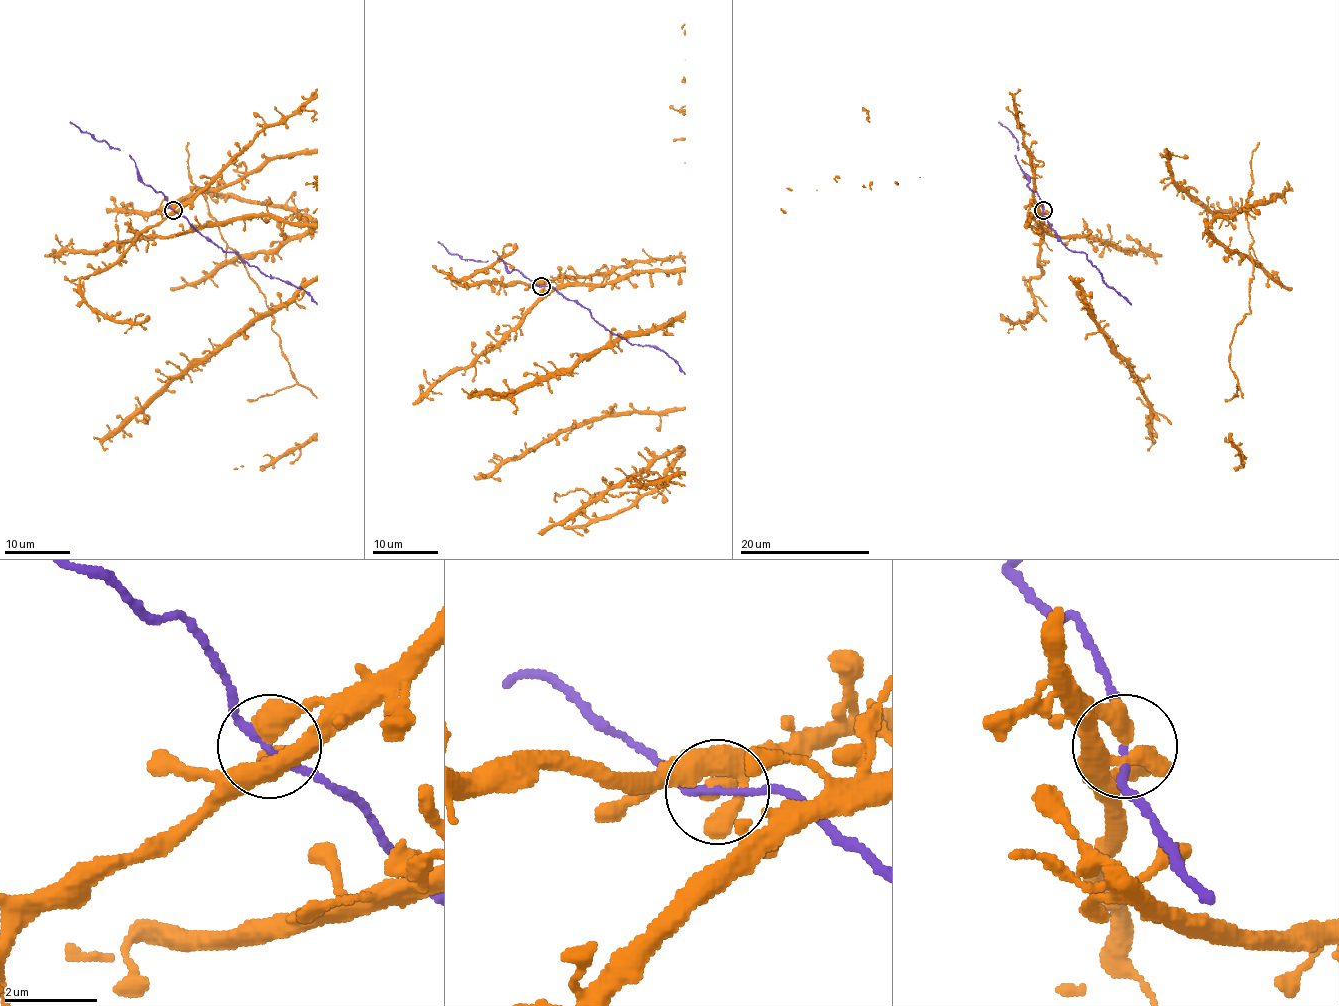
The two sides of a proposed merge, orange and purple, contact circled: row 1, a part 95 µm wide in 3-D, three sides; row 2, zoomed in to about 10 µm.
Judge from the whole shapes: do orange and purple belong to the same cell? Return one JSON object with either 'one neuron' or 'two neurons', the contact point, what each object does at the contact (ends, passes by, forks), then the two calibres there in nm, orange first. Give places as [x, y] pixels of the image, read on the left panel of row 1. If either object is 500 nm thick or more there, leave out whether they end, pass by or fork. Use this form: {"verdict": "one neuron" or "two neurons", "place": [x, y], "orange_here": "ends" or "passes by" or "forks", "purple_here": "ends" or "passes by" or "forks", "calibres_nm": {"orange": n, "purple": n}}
{"verdict": "one neuron", "place": [173, 210], "orange_here": "ends", "purple_here": "passes by", "calibres_nm": {"orange": 440, "purple": 130}}

